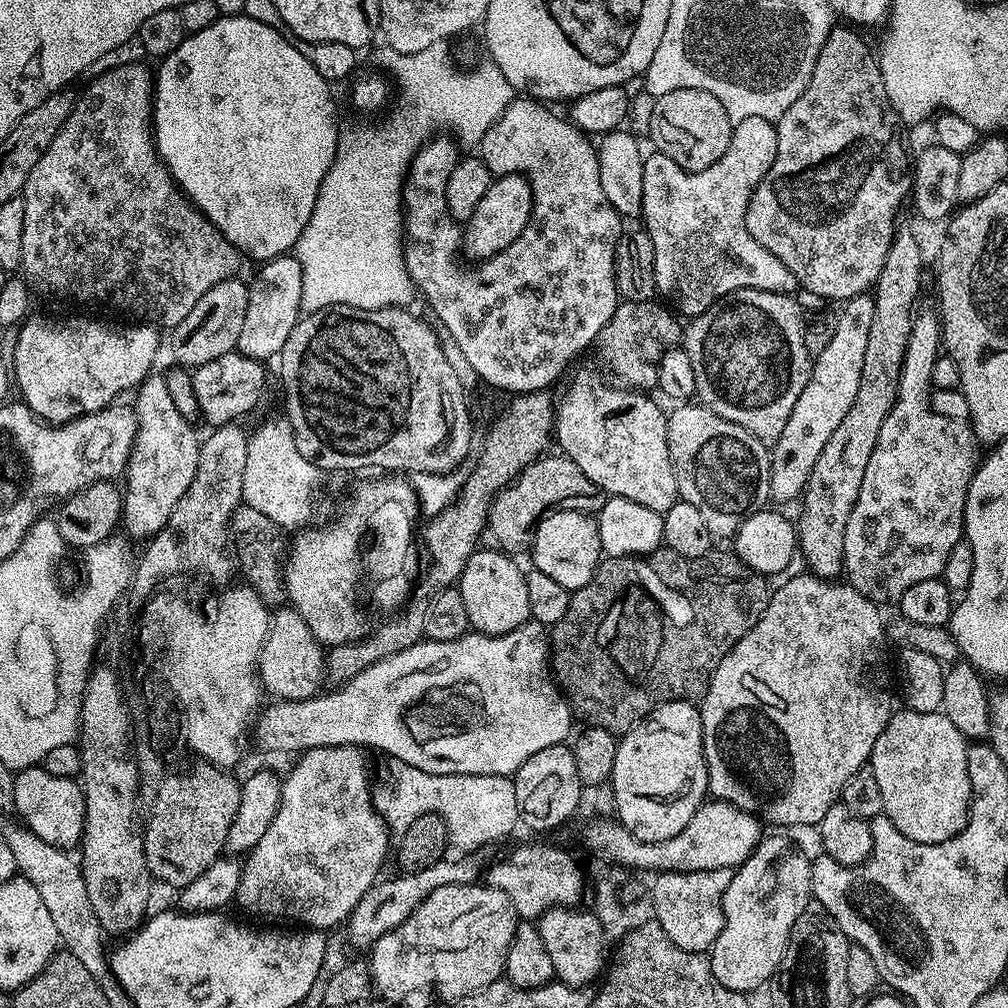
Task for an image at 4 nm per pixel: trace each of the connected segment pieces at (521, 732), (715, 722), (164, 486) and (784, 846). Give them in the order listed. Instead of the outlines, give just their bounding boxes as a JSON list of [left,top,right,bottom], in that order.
[[254,619,574,777],[698,574,894,828],[122,374,202,538],[708,835,813,994]]

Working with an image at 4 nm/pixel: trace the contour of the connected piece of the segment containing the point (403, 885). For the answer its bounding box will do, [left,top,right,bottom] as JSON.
[346,854,477,949]

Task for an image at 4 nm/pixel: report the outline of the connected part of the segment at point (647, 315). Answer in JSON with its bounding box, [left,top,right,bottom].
[597,300,683,391]

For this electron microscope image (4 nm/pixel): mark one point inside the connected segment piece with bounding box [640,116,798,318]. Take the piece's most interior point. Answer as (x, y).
(696, 221)

